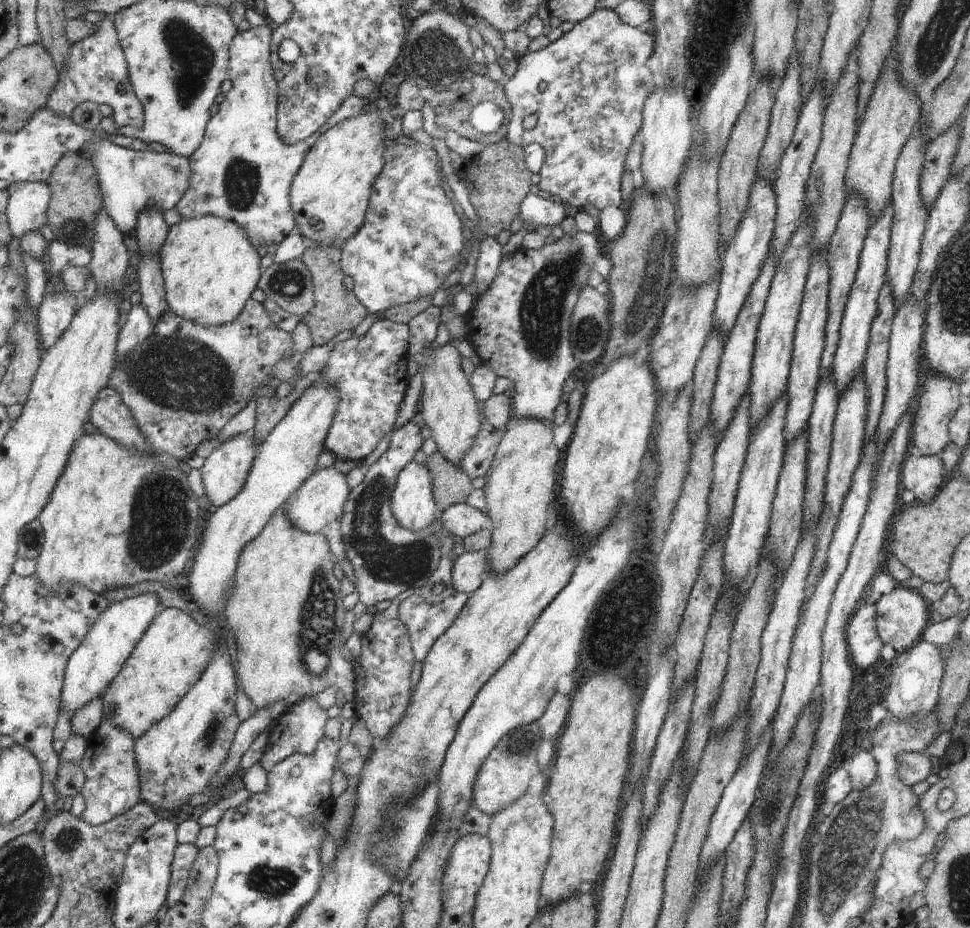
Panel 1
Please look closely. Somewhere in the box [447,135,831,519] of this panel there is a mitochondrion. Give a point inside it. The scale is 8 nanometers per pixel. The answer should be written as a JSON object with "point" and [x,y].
{"point":[542,305]}

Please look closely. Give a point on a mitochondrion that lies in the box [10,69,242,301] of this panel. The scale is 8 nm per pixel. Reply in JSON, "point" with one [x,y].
{"point":[73,230]}

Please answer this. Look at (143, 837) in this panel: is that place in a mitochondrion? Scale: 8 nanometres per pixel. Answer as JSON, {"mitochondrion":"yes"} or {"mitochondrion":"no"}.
{"mitochondrion":"no"}

